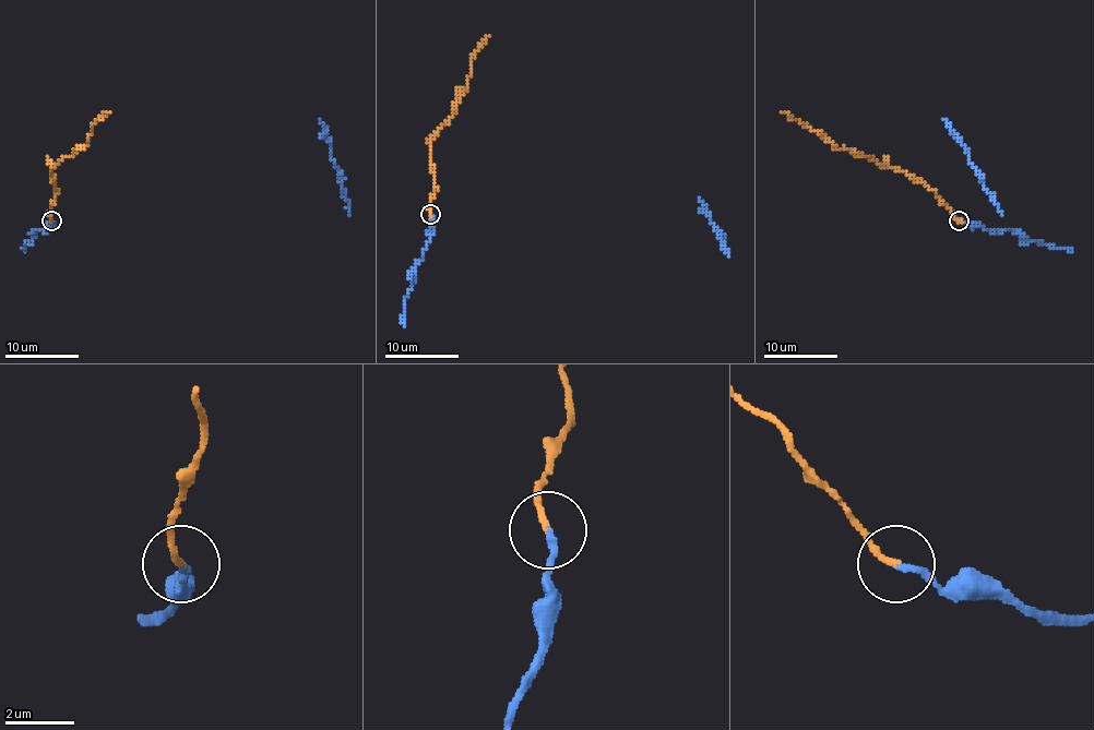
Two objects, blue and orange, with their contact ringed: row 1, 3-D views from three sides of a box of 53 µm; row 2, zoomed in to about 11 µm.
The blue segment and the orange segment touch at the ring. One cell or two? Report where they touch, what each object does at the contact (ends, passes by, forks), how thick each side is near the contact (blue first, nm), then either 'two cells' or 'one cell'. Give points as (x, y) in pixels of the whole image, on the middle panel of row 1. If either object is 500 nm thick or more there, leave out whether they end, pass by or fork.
at (430, 214); blue ends there; orange ends there; 200 nm thick on the blue side, 200 nm on the other; two cells

